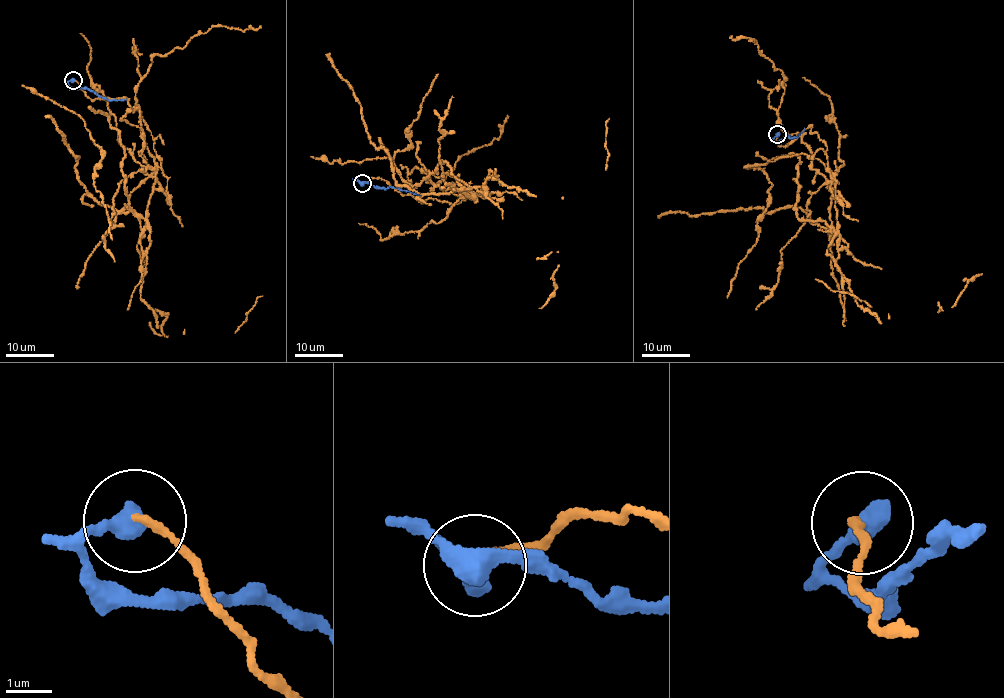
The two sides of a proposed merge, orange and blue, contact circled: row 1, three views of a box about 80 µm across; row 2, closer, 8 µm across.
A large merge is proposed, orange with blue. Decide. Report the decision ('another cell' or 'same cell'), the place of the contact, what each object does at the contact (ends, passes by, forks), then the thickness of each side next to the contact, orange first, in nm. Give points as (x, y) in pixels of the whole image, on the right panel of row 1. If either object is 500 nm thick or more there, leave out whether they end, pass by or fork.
another cell | (777, 134) | 180/500 nm

